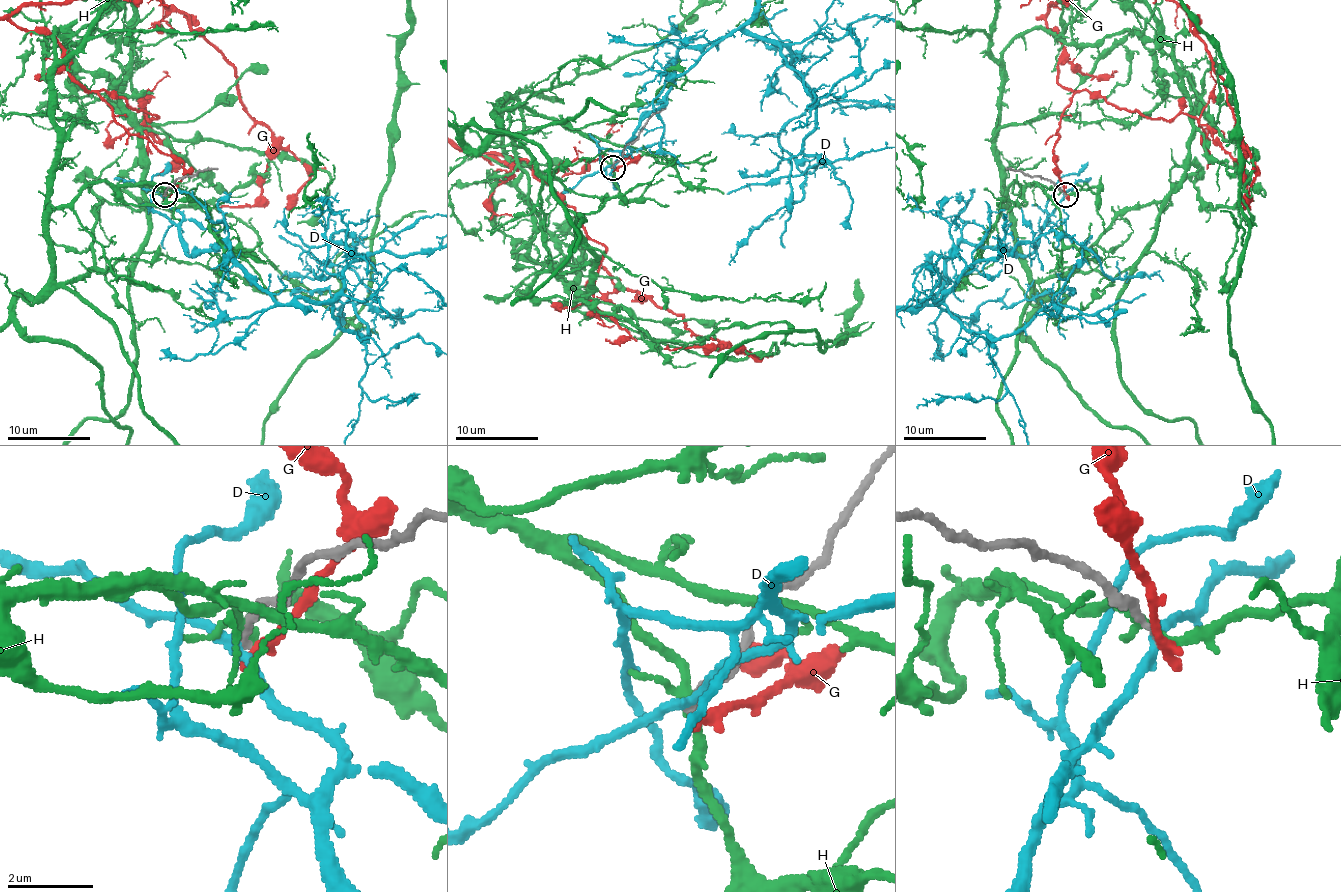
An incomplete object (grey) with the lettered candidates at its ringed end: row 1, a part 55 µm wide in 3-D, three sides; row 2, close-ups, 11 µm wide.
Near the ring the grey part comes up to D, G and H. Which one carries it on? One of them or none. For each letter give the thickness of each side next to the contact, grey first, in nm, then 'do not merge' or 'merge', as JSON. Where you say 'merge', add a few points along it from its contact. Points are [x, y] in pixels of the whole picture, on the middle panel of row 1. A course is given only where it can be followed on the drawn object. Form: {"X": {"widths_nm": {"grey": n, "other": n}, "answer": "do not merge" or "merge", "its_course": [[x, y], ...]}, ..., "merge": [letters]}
{"D": {"widths_nm": {"grey": 170, "other": 200}, "answer": "do not merge"}, "G": {"widths_nm": {"grey": 170, "other": 300}, "answer": "do not merge"}, "H": {"widths_nm": {"grey": 200, "other": 180}, "answer": "do not merge"}, "merge": []}

